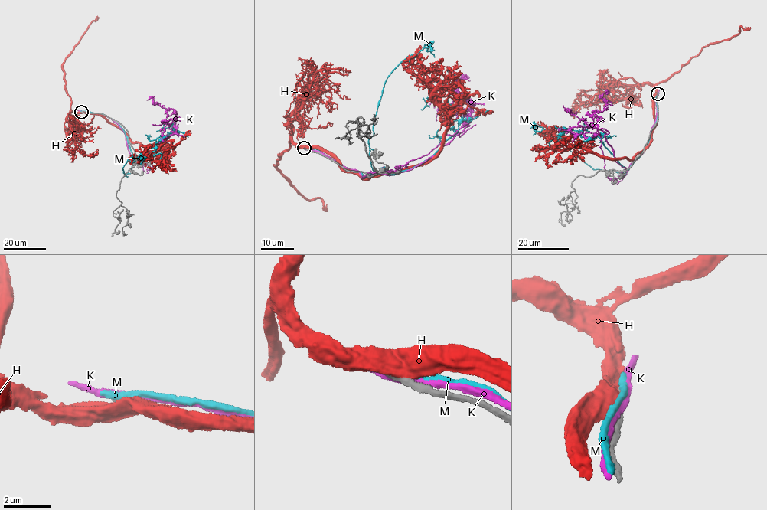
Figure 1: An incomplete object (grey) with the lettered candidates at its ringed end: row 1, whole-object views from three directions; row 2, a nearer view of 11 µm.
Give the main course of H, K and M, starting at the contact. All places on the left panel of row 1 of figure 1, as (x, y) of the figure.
H: (83, 112), (99, 115), (119, 127), (131, 142), (148, 146), (168, 143), (153, 155), (152, 161), (176, 171)
K: (82, 111), (113, 120), (135, 163), (141, 165), (162, 146), (177, 119), (166, 123), (164, 135), (184, 137)
M: (82, 111), (115, 121), (137, 161), (142, 163), (172, 129), (155, 145), (156, 154), (161, 153), (160, 160)

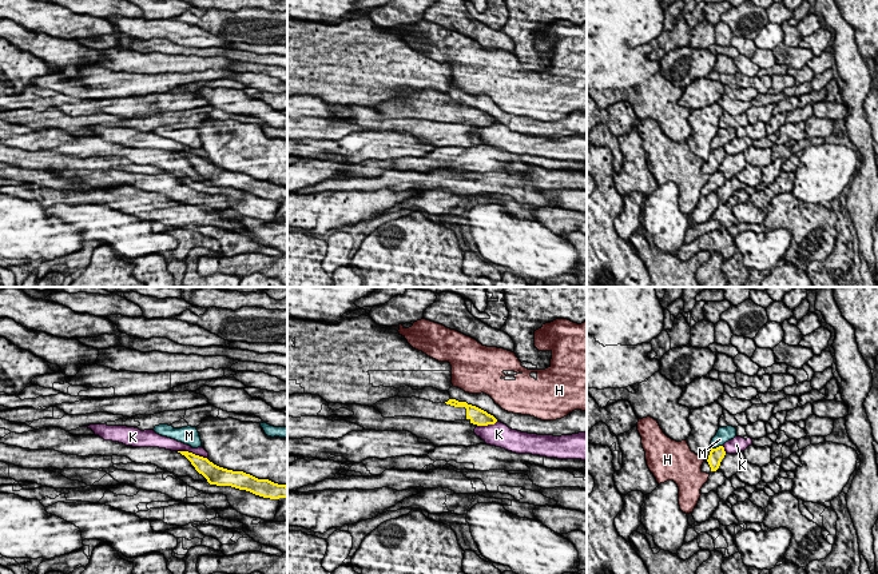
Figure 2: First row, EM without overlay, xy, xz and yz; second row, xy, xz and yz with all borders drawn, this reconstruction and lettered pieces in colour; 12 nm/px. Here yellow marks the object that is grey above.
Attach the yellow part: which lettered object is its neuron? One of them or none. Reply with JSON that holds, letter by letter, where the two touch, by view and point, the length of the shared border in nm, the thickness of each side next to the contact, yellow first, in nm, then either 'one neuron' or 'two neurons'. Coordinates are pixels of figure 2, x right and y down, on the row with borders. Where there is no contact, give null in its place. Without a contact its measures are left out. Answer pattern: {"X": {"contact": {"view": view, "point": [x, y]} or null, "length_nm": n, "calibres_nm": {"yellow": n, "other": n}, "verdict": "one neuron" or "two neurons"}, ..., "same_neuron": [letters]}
{"H": {"contact": null, "verdict": "two neurons"}, "K": {"contact": {"view": "xy", "point": [191, 453]}, "length_nm": 380, "calibres_nm": {"yellow": 200, "other": 140}, "verdict": "two neurons"}, "M": {"contact": {"view": "yz", "point": [716, 447]}, "length_nm": 150, "calibres_nm": {"yellow": 170, "other": 190}, "verdict": "two neurons"}, "same_neuron": []}

